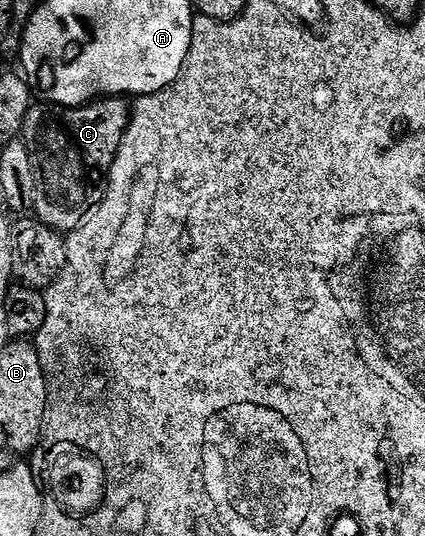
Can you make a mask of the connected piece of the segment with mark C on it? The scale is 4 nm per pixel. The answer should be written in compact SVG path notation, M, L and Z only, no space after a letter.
M103 96L85 106L51 109L51 114L38 118L27 128L25 137L36 167L36 178L40 190L46 193L46 202L35 201L33 213L37 221L51 226L59 232L69 232L77 228L82 219L90 213L94 198L94 182L97 178L105 179L110 173L114 156L118 153L122 137L126 134L126 126L130 122L131 107L126 106L127 99L122 96Z

